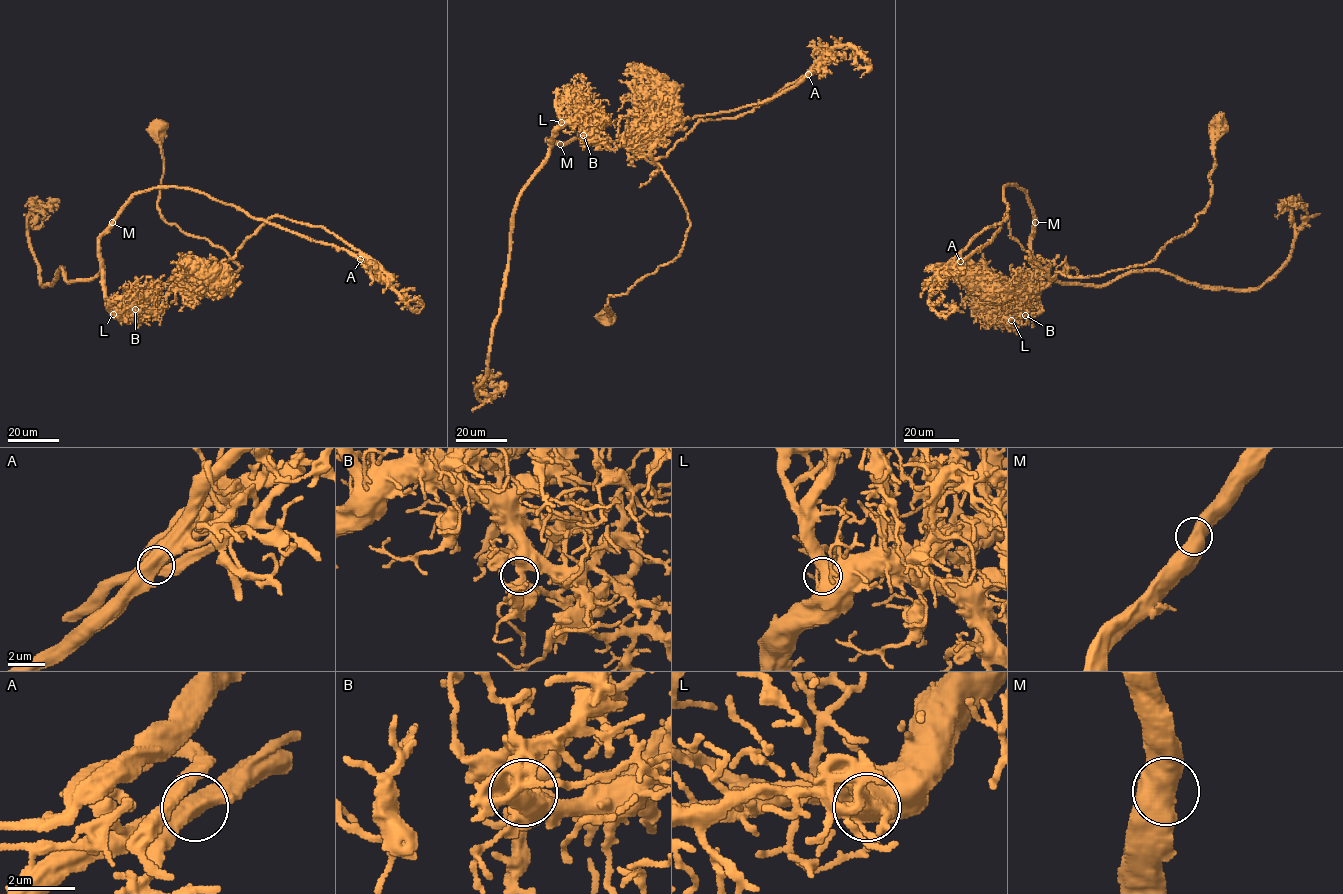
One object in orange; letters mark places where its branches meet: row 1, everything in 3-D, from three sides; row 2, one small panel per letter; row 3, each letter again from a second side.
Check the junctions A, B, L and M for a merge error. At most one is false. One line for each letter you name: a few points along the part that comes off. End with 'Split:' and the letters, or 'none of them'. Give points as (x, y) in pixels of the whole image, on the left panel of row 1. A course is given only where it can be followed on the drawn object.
A: course (360, 259), (161, 187), (100, 238), (92, 279), (61, 268), (43, 285), (27, 217), (55, 210)
Split: A

